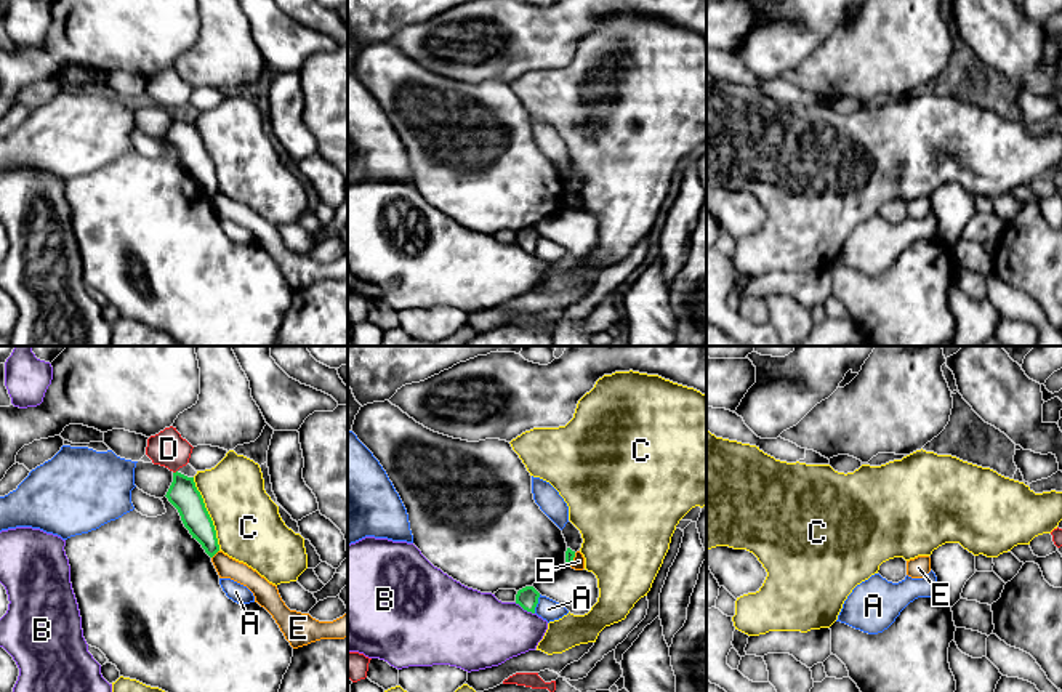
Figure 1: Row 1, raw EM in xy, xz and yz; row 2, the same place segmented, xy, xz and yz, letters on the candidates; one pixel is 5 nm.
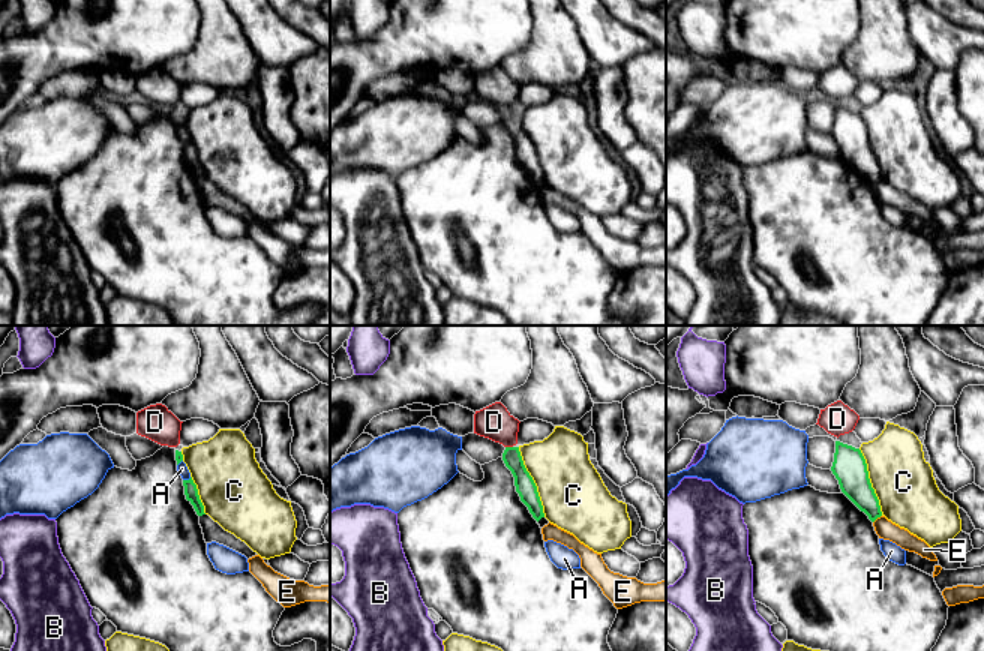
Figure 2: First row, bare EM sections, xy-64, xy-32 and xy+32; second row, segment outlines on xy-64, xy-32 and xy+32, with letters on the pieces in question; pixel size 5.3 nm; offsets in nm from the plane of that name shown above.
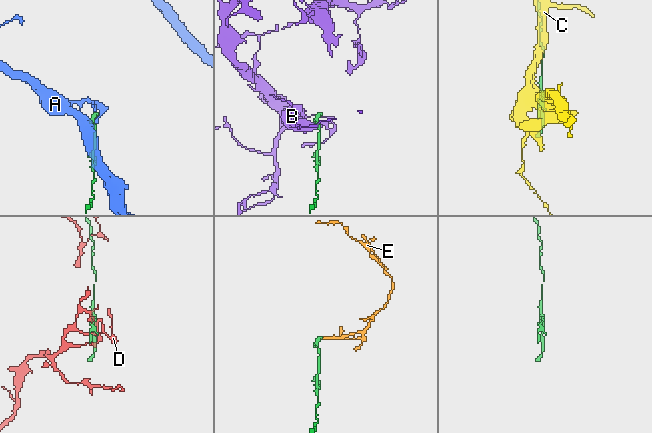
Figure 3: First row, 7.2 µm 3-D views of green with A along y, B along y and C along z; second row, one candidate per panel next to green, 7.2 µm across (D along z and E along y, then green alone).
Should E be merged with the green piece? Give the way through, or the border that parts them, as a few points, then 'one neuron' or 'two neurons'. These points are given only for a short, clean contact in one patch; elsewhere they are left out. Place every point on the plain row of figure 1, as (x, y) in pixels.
along xy (218, 191), (212, 199) | two neurons

